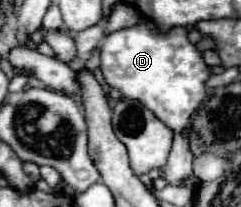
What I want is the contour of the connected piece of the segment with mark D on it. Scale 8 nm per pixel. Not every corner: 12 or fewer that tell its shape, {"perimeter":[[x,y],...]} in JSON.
{"perimeter":[[186,28],[108,34],[100,70],[174,132],[170,184],[196,190],[184,128],[212,76]]}

